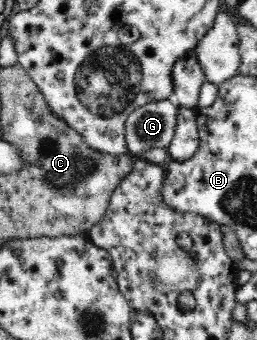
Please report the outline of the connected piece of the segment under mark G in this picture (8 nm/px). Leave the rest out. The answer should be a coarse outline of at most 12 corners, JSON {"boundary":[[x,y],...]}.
{"boundary":[[168,98],[129,114],[129,151],[166,149],[181,107]]}

